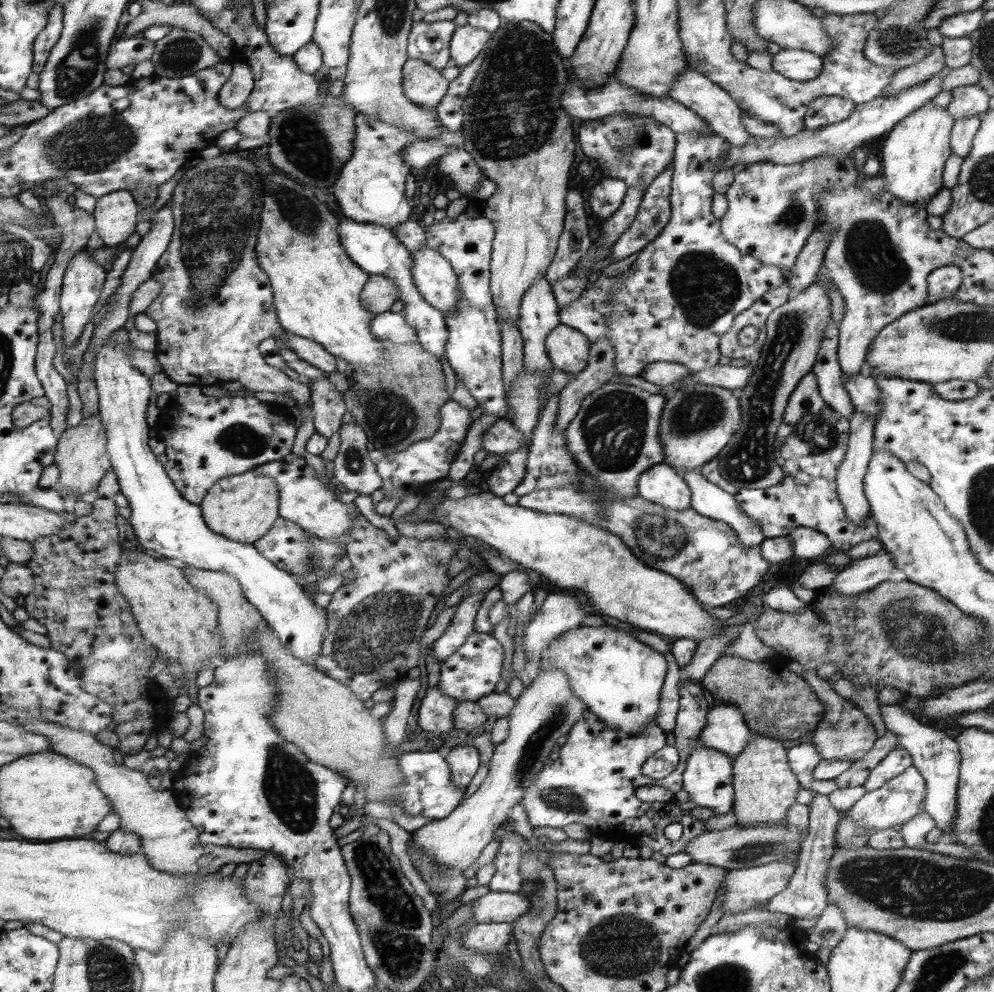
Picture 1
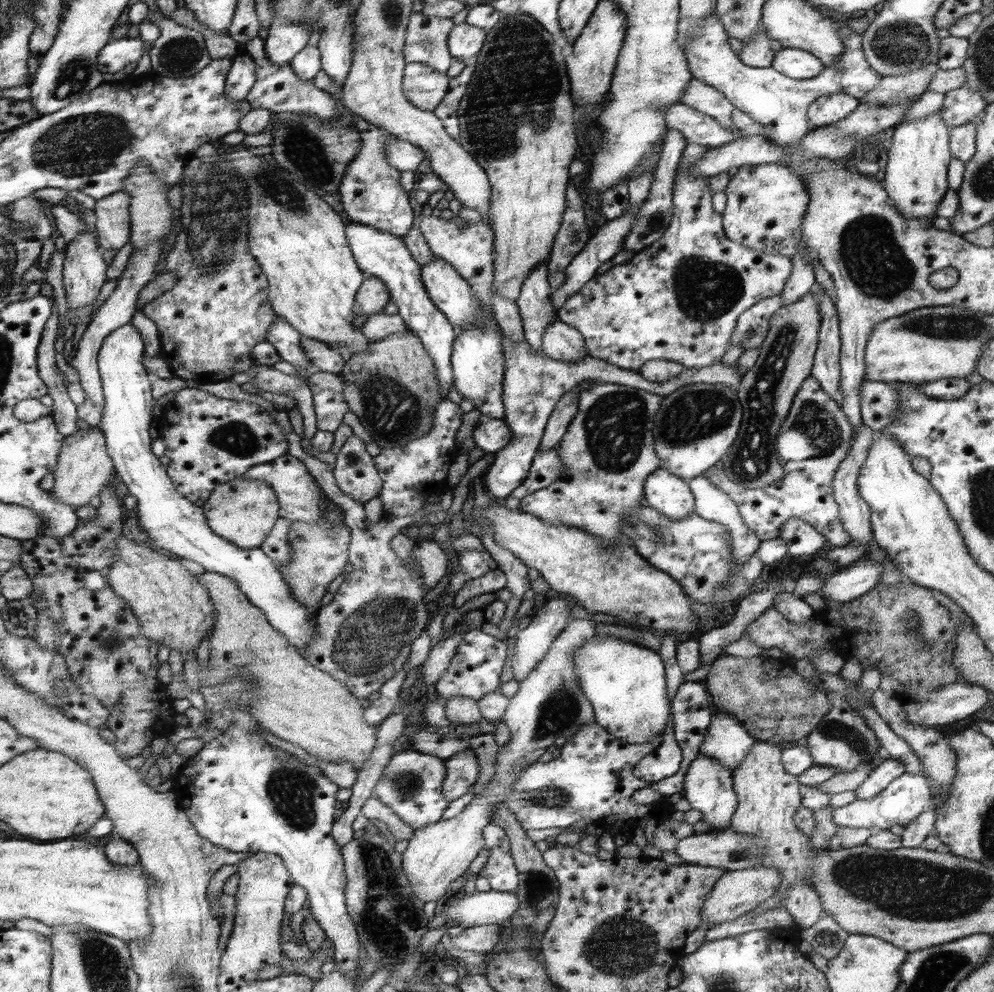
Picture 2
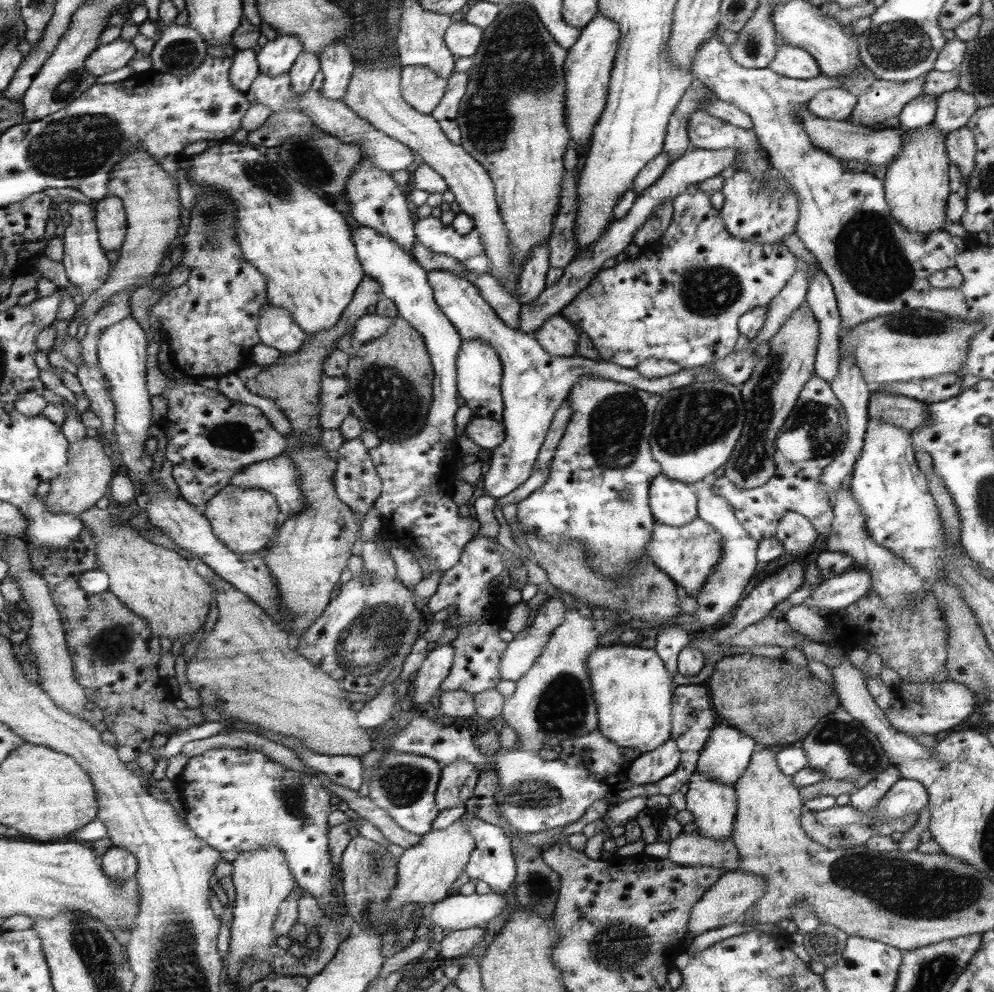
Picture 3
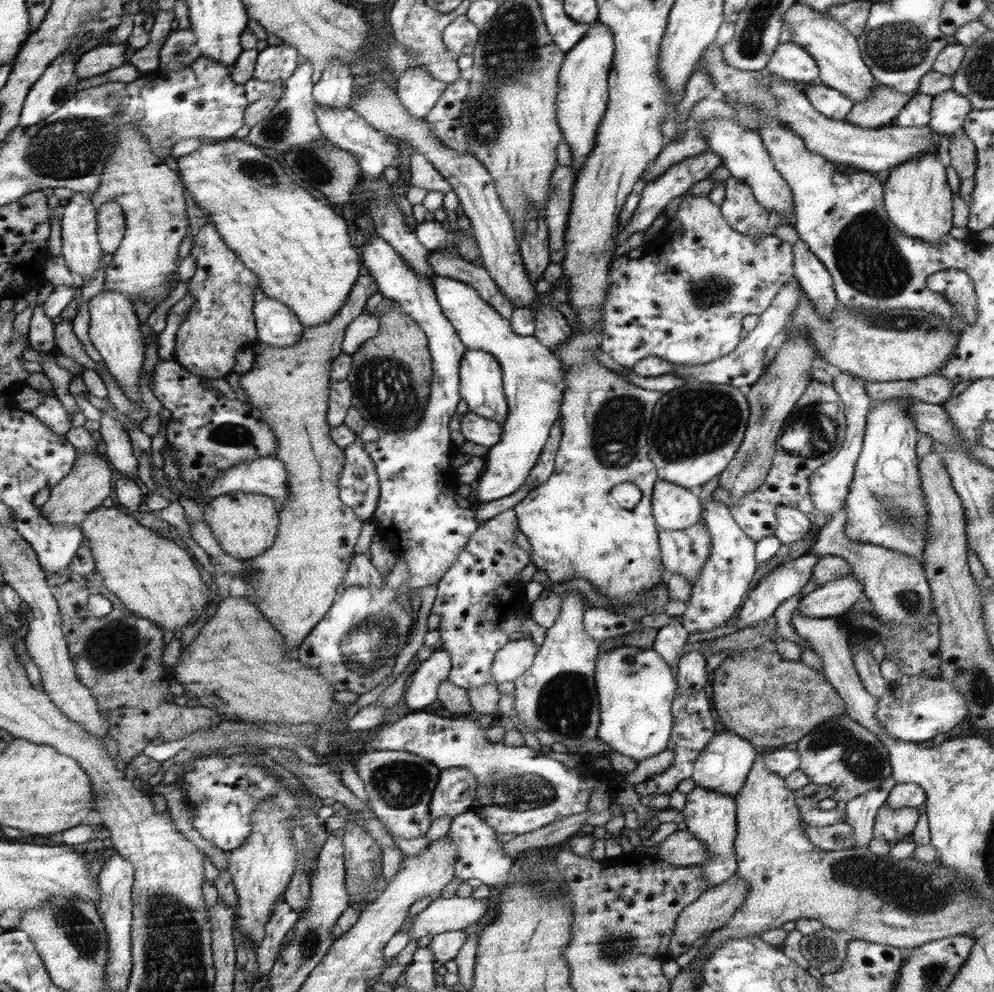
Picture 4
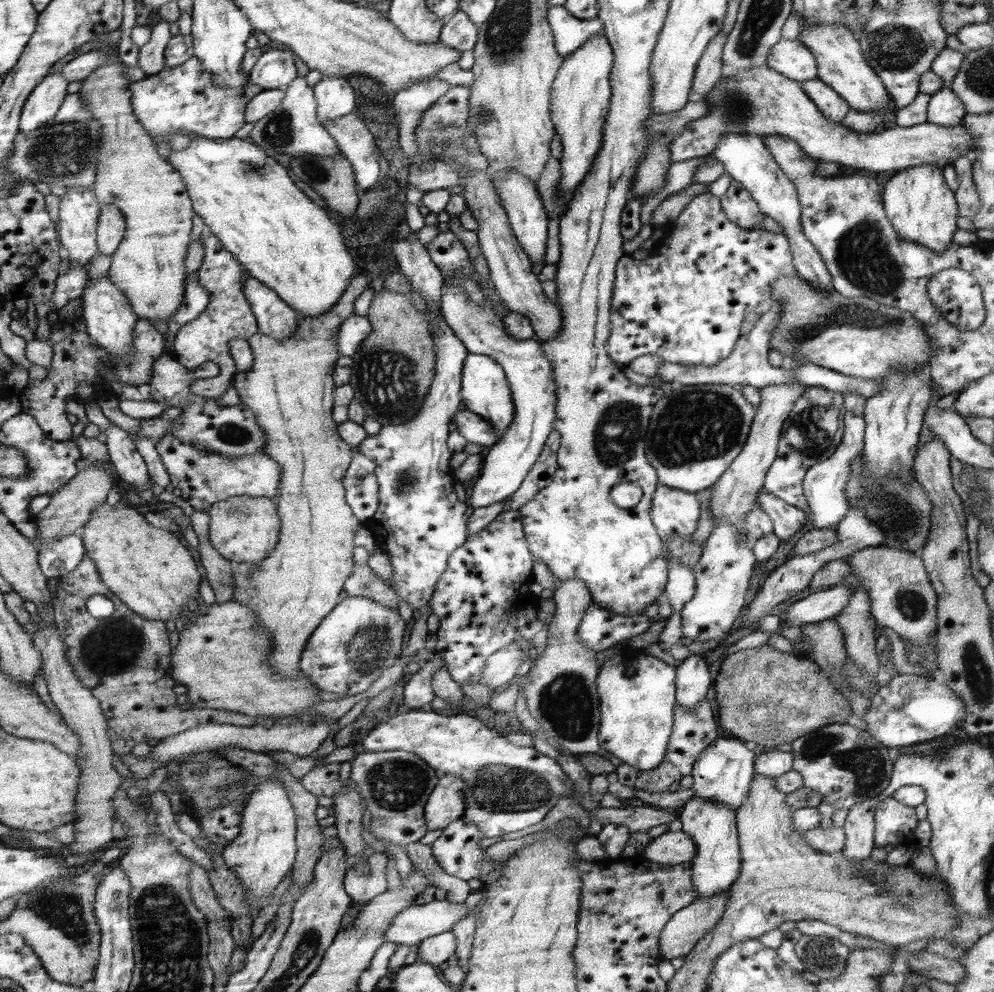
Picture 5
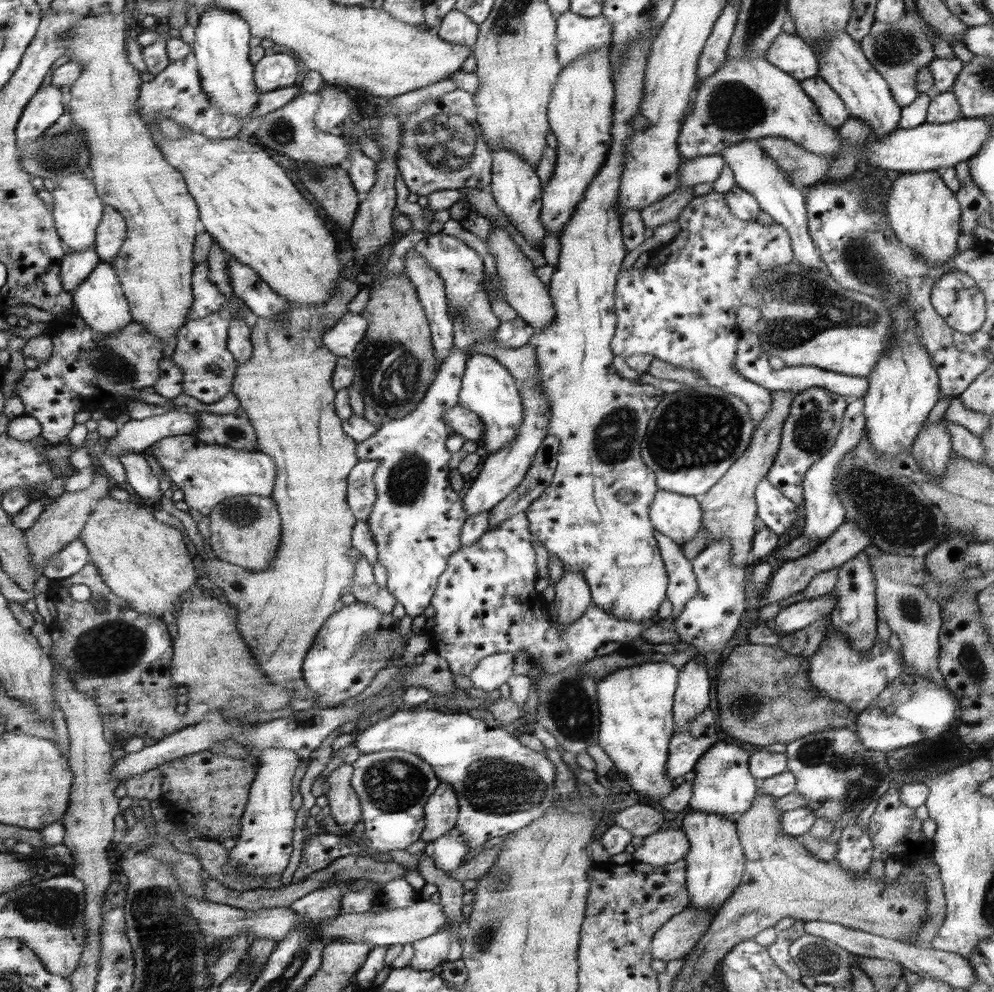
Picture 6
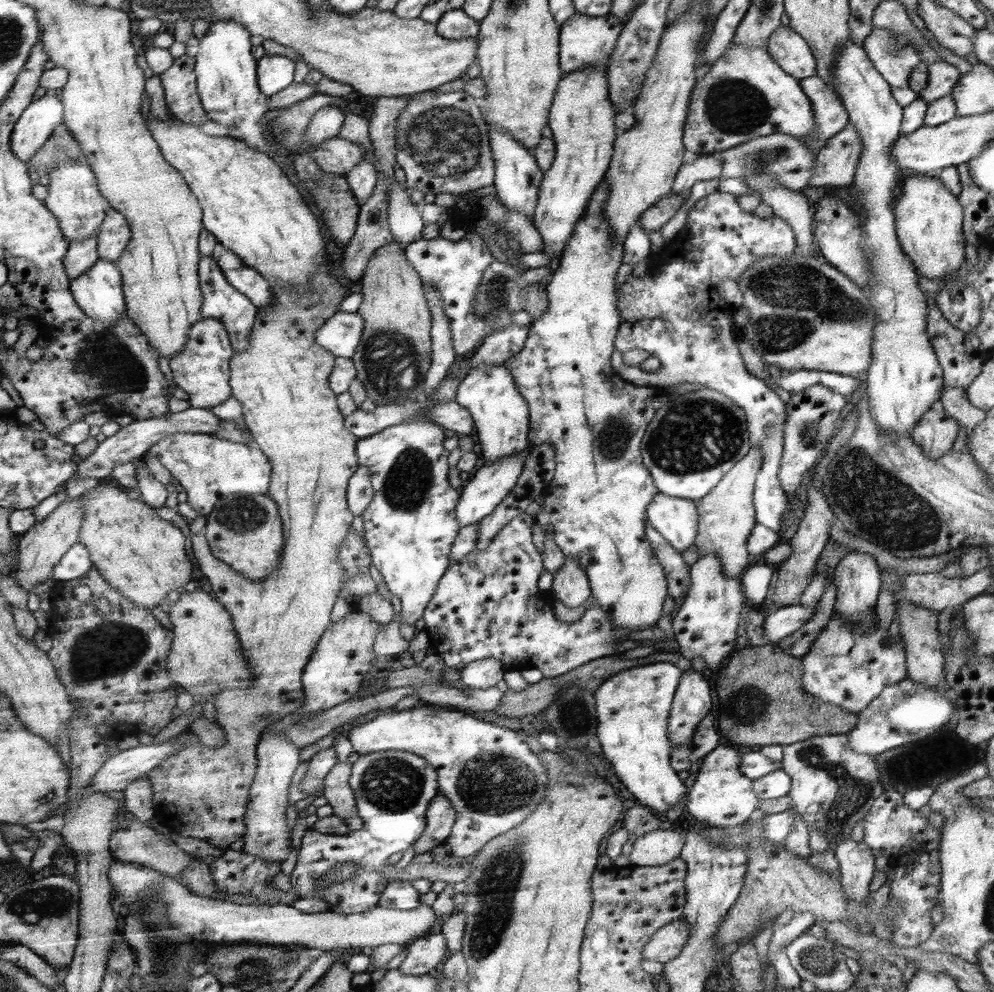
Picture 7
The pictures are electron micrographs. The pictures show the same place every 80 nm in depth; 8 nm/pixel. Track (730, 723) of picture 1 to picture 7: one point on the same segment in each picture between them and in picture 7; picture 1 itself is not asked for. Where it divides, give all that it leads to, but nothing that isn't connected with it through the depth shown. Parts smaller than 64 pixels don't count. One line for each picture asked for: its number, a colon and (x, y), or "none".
2: (726, 740)
3: (727, 751)
4: (723, 765)
5: (723, 773)
6: (724, 785)
7: (721, 796)

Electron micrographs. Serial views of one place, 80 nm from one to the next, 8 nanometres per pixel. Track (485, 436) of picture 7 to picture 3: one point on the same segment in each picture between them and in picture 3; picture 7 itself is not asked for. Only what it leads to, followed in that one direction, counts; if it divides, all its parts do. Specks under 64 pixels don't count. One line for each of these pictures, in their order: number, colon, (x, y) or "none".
3: (479, 369)
4: (480, 375)
5: (484, 389)
6: (488, 389)

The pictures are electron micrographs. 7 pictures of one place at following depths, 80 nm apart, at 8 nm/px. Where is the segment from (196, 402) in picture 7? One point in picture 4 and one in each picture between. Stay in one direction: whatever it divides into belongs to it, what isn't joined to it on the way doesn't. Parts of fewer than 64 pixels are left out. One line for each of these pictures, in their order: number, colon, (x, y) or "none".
4: (221, 323)
5: (228, 316)
6: (201, 345)

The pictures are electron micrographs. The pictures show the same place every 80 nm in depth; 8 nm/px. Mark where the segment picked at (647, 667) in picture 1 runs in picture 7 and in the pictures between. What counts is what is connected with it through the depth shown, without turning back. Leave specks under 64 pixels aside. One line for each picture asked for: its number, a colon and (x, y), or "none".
2: (626, 682)
3: (633, 690)
4: (636, 688)
5: (636, 690)
6: (636, 722)
7: (632, 708)

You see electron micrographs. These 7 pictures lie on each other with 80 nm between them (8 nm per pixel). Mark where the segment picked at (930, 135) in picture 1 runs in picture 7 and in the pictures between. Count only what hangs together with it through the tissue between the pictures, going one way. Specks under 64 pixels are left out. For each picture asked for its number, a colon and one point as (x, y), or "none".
2: (918, 154)
3: (916, 183)
4: (917, 197)
5: (921, 208)
6: (924, 214)
7: (929, 219)

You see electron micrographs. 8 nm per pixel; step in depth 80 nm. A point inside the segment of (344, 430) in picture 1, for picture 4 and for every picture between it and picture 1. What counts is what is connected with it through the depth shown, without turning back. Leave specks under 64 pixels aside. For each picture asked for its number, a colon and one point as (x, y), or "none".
2: (355, 473)
3: (356, 480)
4: (359, 486)

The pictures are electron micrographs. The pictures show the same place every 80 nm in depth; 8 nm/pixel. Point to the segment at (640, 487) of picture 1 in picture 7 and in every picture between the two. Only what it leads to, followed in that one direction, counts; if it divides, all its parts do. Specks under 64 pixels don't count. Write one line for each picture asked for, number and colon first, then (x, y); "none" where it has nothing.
2: (670, 495)
3: (674, 503)
4: (674, 507)
5: (674, 512)
6: (679, 516)
7: (676, 519)

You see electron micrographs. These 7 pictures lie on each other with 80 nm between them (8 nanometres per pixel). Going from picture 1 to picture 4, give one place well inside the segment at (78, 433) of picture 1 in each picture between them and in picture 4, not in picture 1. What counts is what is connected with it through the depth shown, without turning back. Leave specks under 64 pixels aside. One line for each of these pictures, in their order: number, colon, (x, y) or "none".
2: (84, 468)
3: (88, 473)
4: (90, 482)

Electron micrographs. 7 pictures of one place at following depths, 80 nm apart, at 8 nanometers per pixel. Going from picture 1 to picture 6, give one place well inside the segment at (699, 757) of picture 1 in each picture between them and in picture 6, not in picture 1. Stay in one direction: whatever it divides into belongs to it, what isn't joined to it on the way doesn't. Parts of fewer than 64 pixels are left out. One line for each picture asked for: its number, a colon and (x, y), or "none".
2: (708, 784)
3: (713, 804)
4: (710, 815)
5: (712, 825)
6: (715, 861)

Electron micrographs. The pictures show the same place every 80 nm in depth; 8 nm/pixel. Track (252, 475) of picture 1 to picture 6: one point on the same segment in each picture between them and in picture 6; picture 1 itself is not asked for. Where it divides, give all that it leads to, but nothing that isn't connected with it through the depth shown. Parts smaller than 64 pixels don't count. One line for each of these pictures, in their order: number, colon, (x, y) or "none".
2: (244, 511)
3: (246, 518)
4: (245, 524)
5: (244, 529)
6: (246, 531)

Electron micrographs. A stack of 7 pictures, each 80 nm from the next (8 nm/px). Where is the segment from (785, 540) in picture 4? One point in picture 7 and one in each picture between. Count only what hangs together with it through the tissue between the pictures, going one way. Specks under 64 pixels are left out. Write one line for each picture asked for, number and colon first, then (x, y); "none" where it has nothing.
5: (787, 520)
6: (778, 513)
7: (676, 314)

